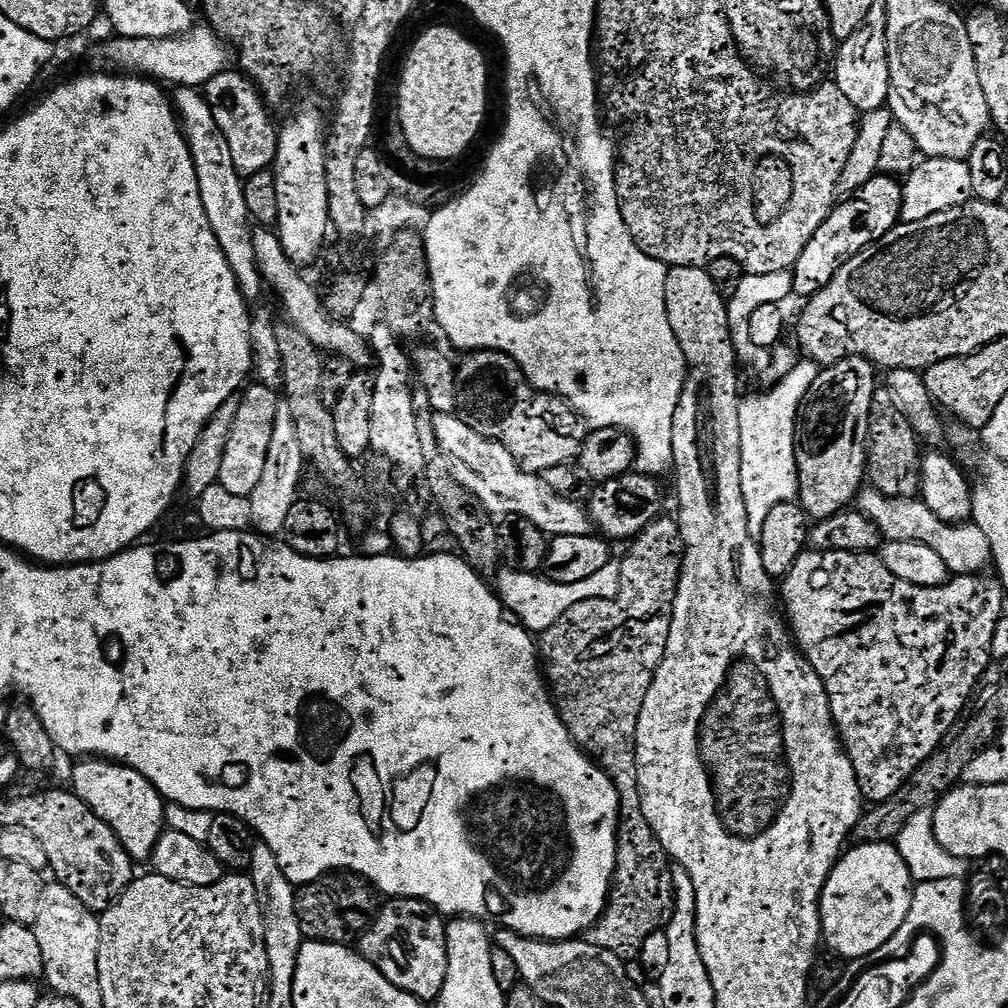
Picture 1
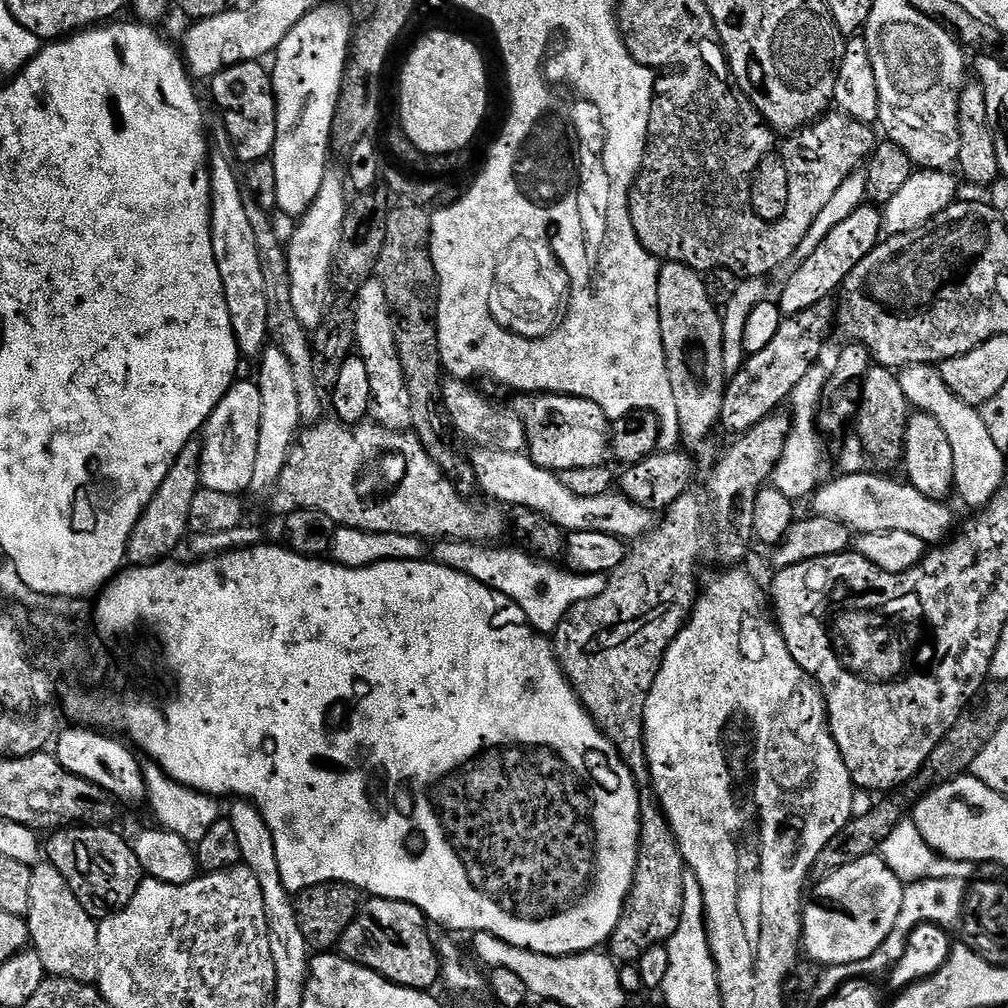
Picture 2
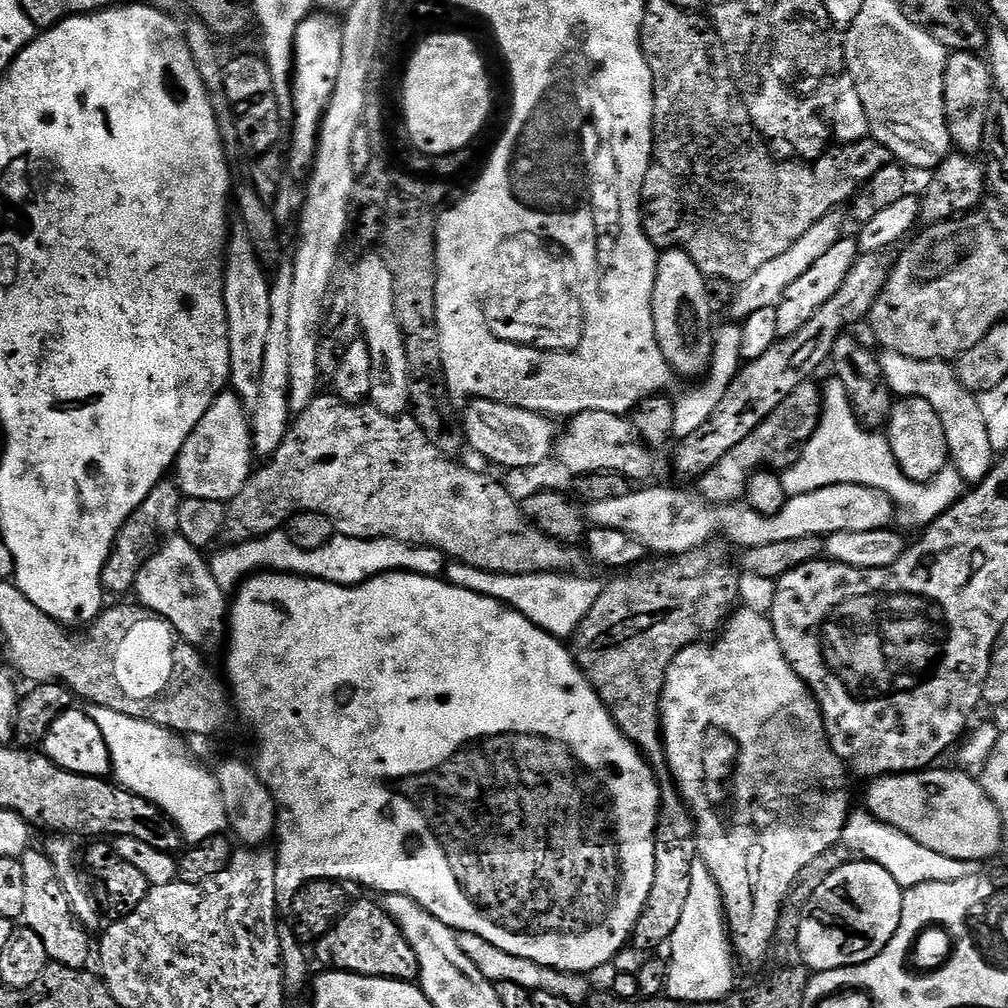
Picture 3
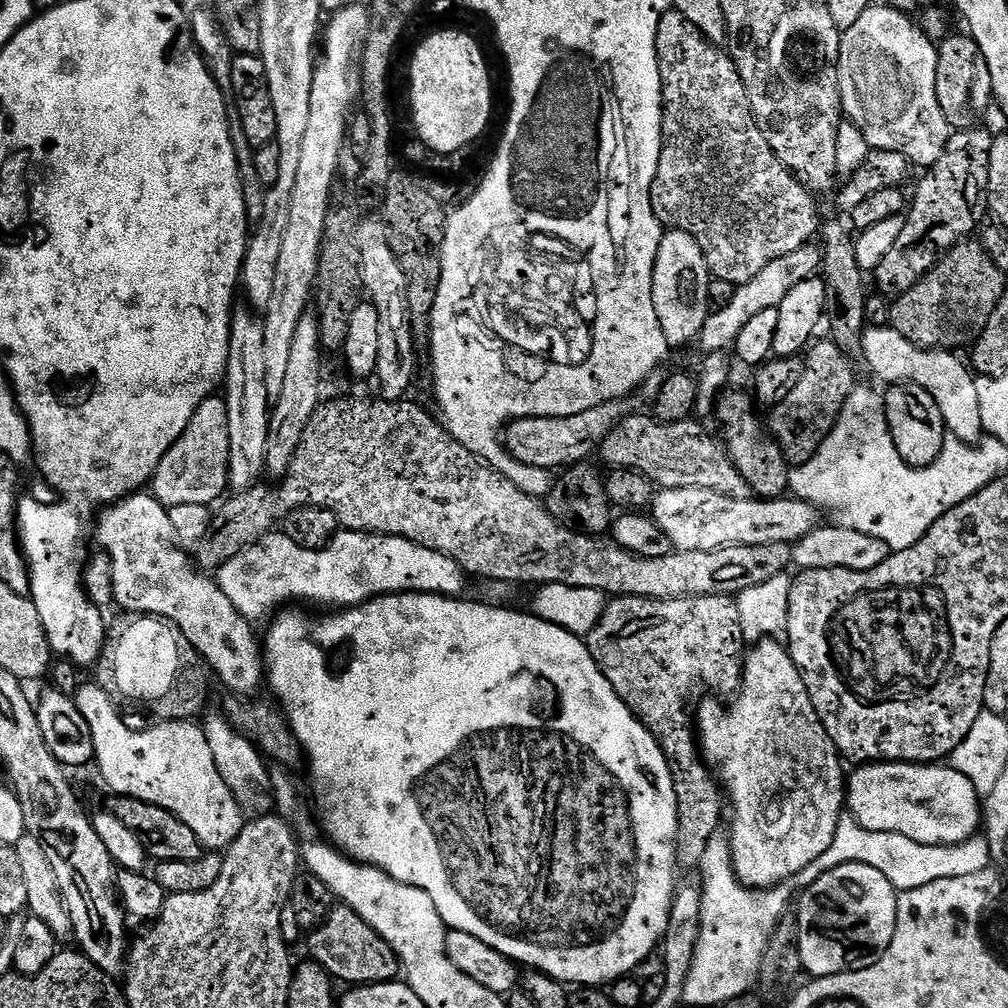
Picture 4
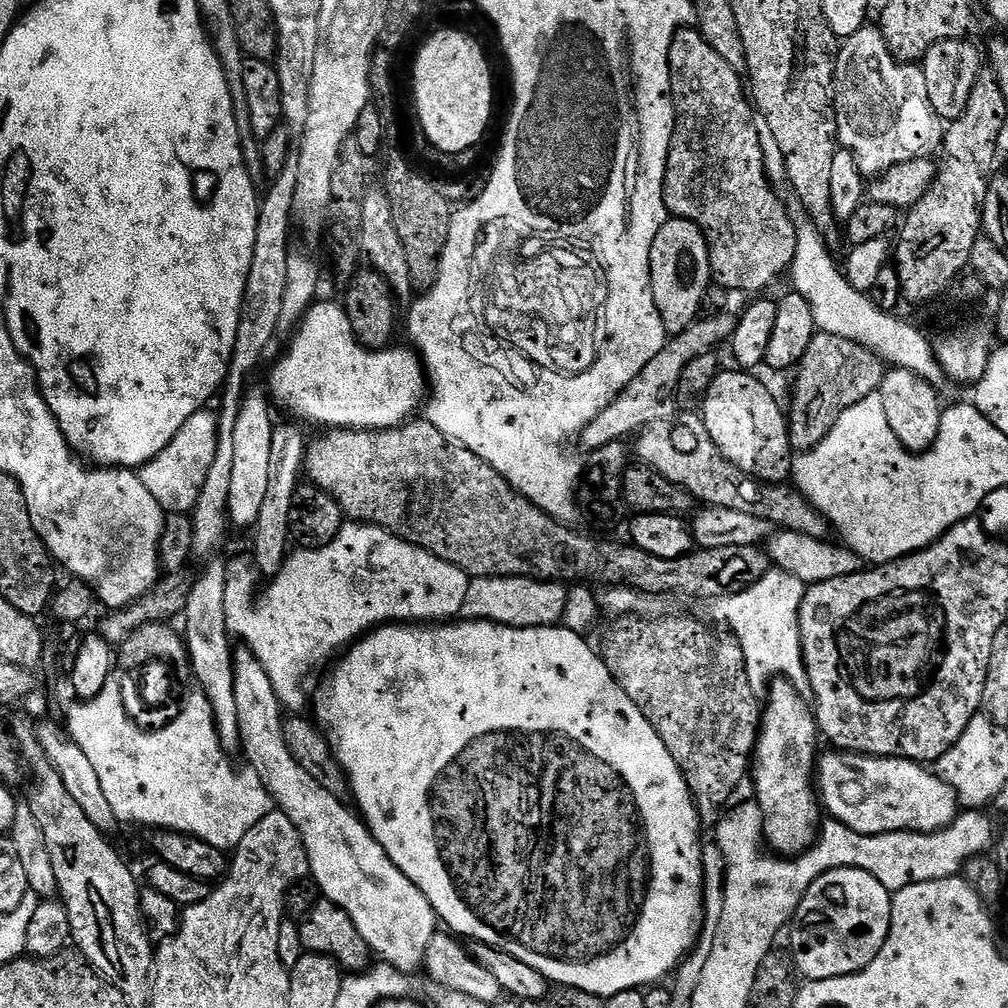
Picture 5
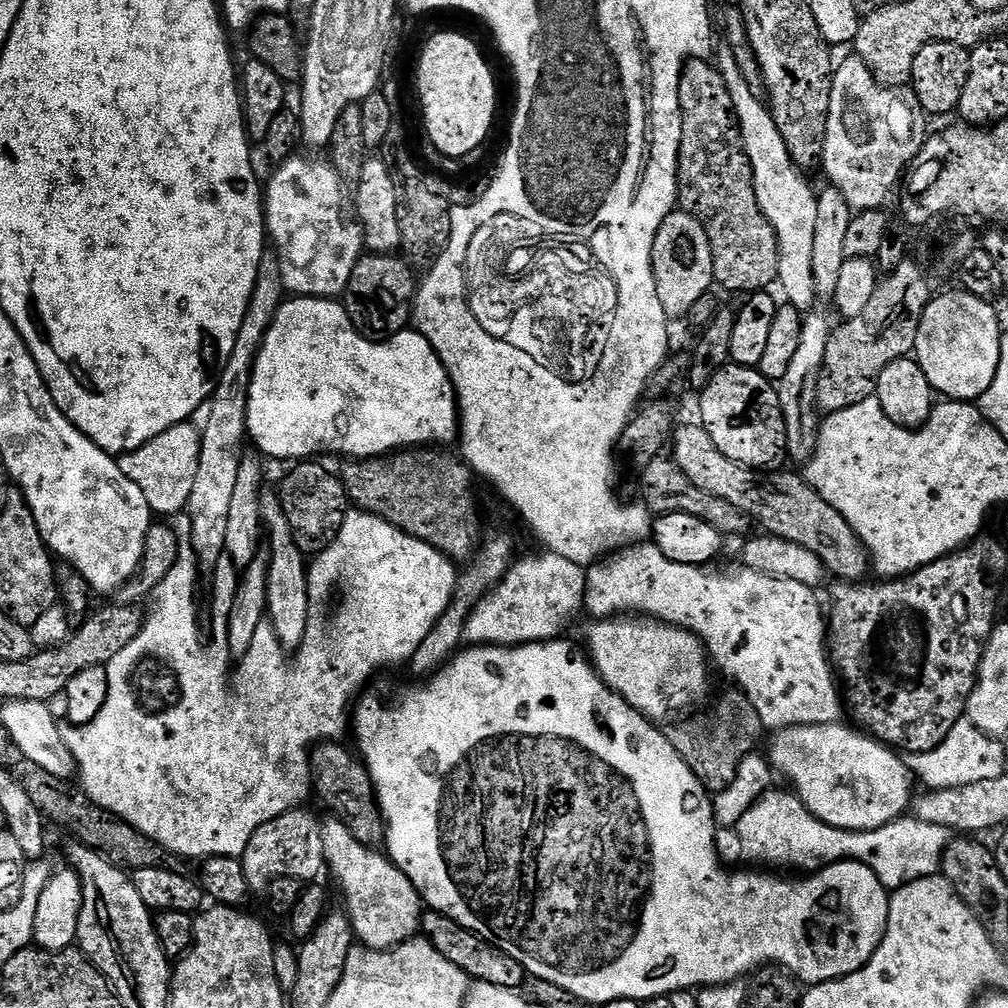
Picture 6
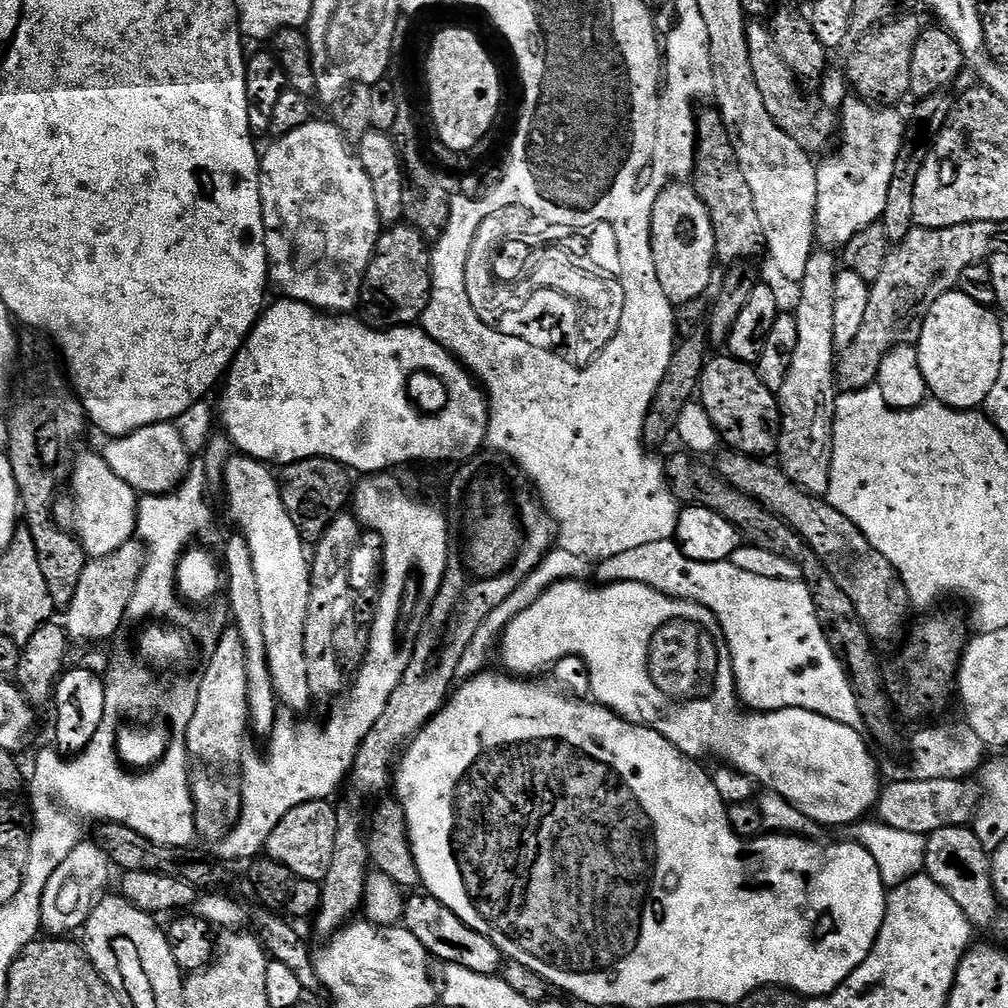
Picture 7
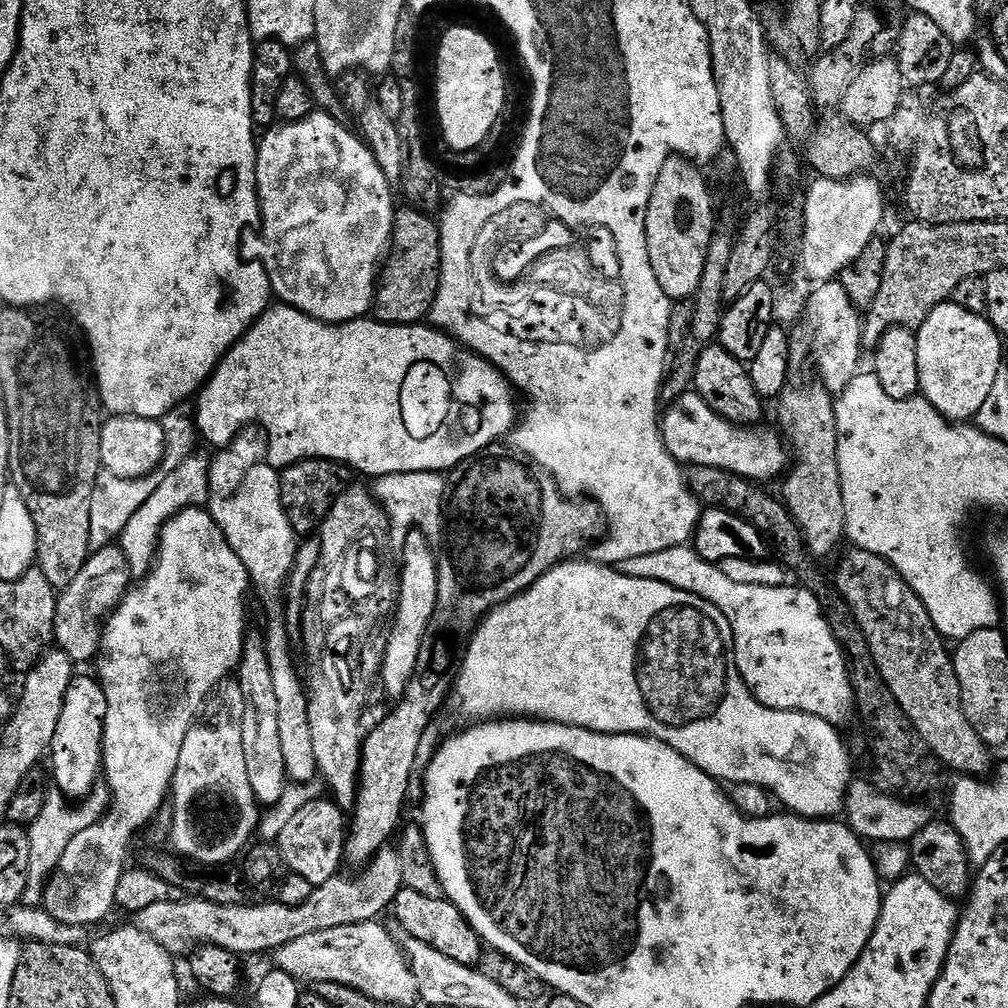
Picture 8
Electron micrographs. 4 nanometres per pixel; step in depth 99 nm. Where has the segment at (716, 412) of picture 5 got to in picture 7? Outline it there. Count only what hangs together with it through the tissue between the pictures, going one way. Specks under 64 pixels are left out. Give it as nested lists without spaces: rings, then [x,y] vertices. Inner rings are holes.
[[[721,354],[713,355],[704,369],[700,372],[700,387],[698,389],[699,403],[704,405],[710,422],[716,427],[721,441],[731,451],[742,452],[745,456],[768,458],[777,451],[780,442],[780,402],[777,393],[771,392],[762,382],[755,367],[736,360],[733,356]]]

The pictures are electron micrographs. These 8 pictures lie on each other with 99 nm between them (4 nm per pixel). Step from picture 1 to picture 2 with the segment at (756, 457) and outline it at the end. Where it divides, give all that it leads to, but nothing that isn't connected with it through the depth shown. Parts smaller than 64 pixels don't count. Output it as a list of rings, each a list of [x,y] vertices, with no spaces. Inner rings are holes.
[[[823,367],[811,368],[798,382],[798,386],[793,390],[790,397],[792,404],[790,431],[786,436],[784,453],[780,461],[776,463],[776,469],[772,472],[770,480],[775,488],[782,490],[786,498],[800,502],[800,499],[811,497],[821,483],[820,477],[820,440],[816,437],[816,404],[821,403],[824,385],[826,383],[826,372]]]

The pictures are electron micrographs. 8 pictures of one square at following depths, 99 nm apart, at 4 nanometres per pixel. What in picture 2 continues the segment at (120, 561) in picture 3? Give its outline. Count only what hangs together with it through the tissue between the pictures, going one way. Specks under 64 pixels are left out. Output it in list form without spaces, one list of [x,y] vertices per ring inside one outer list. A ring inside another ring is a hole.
[[[199,439],[186,442],[182,454],[170,465],[170,474],[162,478],[162,486],[150,498],[138,526],[128,539],[127,563],[132,566],[154,564],[173,555],[176,547],[185,543],[190,532],[190,505],[194,503],[194,494],[202,487],[200,482],[200,445]]]

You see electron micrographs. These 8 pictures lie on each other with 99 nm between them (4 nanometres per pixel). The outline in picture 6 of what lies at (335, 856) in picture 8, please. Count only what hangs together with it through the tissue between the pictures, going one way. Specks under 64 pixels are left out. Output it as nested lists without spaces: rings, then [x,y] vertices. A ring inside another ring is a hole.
[[[301,806],[263,824],[250,838],[243,854],[246,882],[250,882],[253,893],[267,893],[274,881],[283,876],[293,876],[301,882],[312,882],[321,871],[325,871],[324,843],[322,842],[322,820]]]

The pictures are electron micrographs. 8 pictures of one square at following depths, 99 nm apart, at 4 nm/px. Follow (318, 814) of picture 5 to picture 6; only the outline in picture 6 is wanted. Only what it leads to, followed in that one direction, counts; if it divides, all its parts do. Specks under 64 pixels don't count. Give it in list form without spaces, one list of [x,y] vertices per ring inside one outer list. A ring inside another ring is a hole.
[[[339,818],[325,819],[322,824],[324,862],[332,871],[340,892],[344,895],[343,907],[352,921],[355,939],[365,948],[391,950],[413,939],[422,928],[422,897],[415,886],[402,874],[383,851],[367,848]]]

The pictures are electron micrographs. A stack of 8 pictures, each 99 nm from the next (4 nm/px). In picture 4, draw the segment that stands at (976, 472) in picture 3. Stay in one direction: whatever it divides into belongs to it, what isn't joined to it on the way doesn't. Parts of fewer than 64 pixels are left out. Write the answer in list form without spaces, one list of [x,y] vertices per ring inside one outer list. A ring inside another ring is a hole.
[[[887,326],[885,328],[865,327],[864,347],[862,357],[872,367],[872,372],[880,380],[885,380],[885,385],[913,384],[922,386],[934,402],[938,402],[938,410],[942,410],[945,429],[955,439],[963,444],[979,445],[985,431],[982,424],[981,407],[978,404],[977,377],[971,367],[959,360],[959,355],[948,350],[933,350],[920,348],[914,342],[902,338]]]

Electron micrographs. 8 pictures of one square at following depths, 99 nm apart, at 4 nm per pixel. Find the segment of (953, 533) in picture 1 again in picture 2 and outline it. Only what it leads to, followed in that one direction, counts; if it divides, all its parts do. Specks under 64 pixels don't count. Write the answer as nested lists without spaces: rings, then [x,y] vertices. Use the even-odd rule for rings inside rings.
[[[871,471],[840,474],[837,480],[832,480],[829,484],[821,483],[811,497],[811,511],[815,515],[842,522],[856,534],[903,530],[905,534],[922,538],[925,546],[939,546],[953,535],[952,527],[955,526],[956,520],[947,508],[947,503],[926,498],[926,494],[918,494],[918,490],[914,490],[910,483],[899,484],[888,477],[891,475]]]

